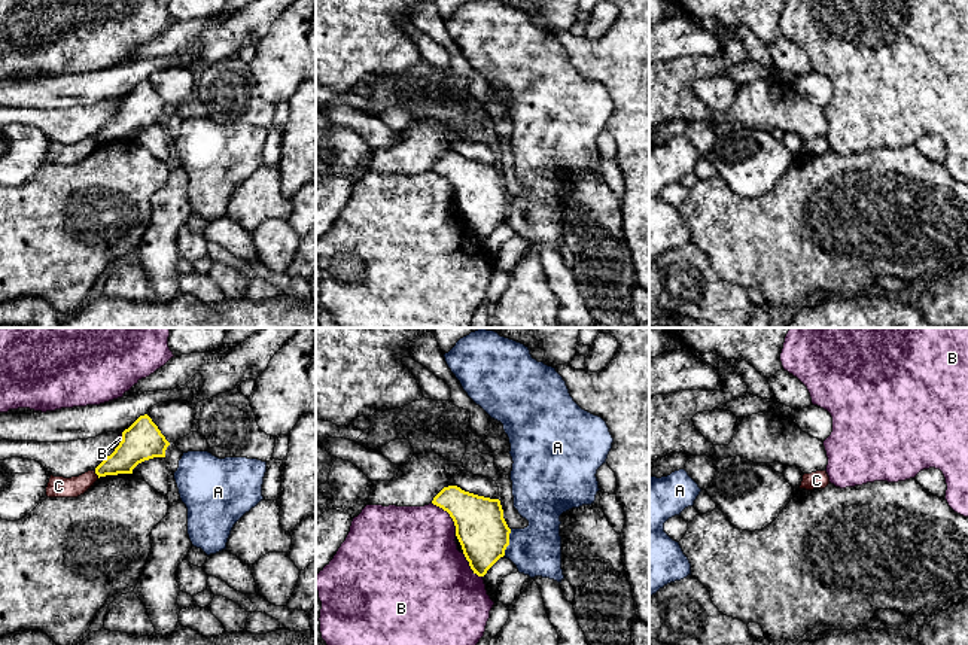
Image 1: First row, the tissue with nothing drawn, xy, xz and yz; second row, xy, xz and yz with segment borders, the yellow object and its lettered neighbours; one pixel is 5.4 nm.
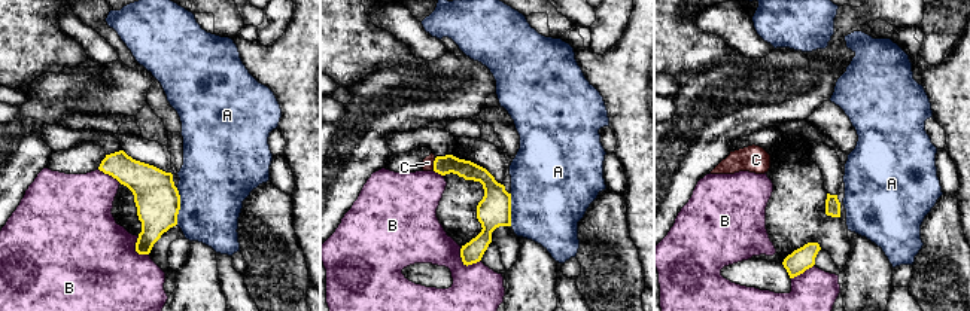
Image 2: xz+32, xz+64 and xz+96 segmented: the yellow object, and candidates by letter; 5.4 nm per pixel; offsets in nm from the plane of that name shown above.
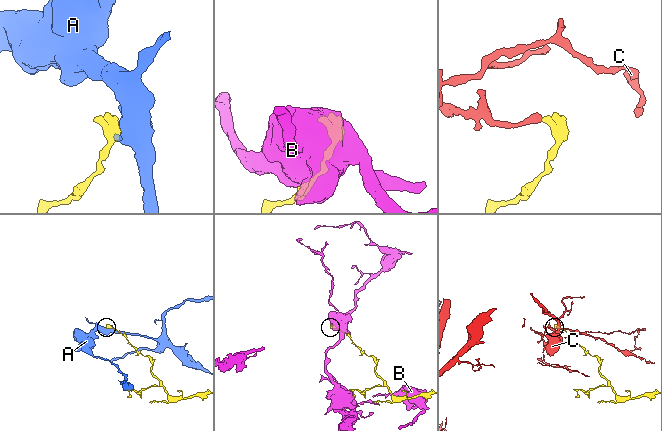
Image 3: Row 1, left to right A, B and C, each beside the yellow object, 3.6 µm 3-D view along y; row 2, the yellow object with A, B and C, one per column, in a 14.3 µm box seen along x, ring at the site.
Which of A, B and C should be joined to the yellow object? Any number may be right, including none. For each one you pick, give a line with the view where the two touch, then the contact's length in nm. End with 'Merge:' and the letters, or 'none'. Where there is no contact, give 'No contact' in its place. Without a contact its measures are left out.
Merge: none

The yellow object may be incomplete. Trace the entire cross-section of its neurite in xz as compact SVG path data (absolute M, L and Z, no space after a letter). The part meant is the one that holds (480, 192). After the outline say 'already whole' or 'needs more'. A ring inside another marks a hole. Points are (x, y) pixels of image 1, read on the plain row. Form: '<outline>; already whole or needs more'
M448 152L433 164L432 170L450 180L471 235L484 243L505 222L509 212L511 195L503 185L500 167Z; already whole

